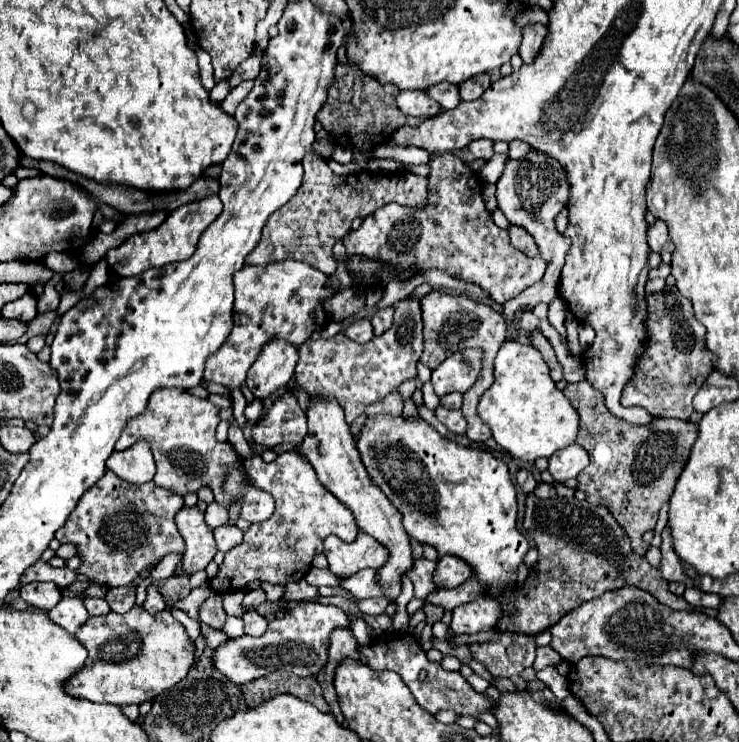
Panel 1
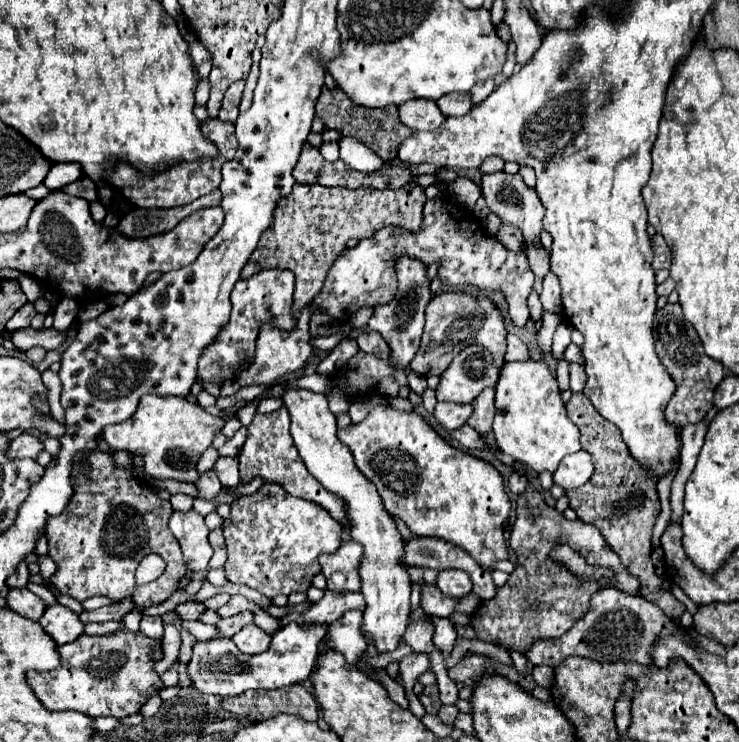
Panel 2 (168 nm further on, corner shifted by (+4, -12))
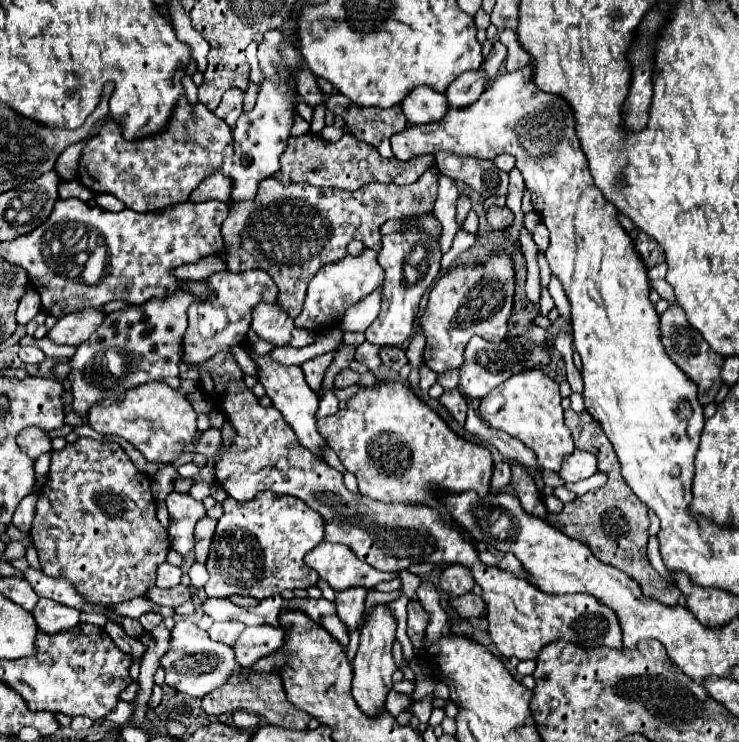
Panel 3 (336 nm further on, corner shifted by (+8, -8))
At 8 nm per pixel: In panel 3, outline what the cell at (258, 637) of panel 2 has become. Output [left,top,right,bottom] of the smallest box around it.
[234,626,286,668]

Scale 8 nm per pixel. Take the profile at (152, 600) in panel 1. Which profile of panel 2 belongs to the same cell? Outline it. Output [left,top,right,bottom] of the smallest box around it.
[140,616,162,638]

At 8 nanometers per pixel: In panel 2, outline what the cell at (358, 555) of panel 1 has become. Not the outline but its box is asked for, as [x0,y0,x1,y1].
[318,540,364,592]

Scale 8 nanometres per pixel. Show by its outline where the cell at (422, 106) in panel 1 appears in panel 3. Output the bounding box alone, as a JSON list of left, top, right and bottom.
[402,86,448,124]

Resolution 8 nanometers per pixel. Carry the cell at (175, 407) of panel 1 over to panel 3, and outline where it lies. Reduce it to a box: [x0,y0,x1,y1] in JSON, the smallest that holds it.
[88,382,198,464]

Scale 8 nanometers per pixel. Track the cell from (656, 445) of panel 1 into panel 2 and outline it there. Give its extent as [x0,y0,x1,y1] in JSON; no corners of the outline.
[566,394,684,620]

